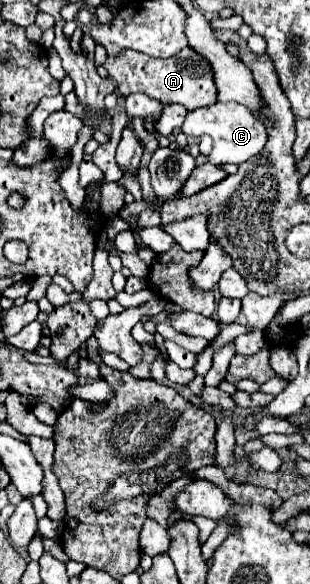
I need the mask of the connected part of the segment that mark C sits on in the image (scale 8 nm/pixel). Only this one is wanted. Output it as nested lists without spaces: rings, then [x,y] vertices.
[[[214,103],[210,107],[198,107],[186,115],[186,121],[182,125],[182,131],[186,135],[198,137],[202,133],[208,133],[214,139],[214,149],[210,153],[210,163],[244,163],[250,157],[258,155],[266,141],[268,133],[266,127],[260,125],[242,105],[238,103]]]

